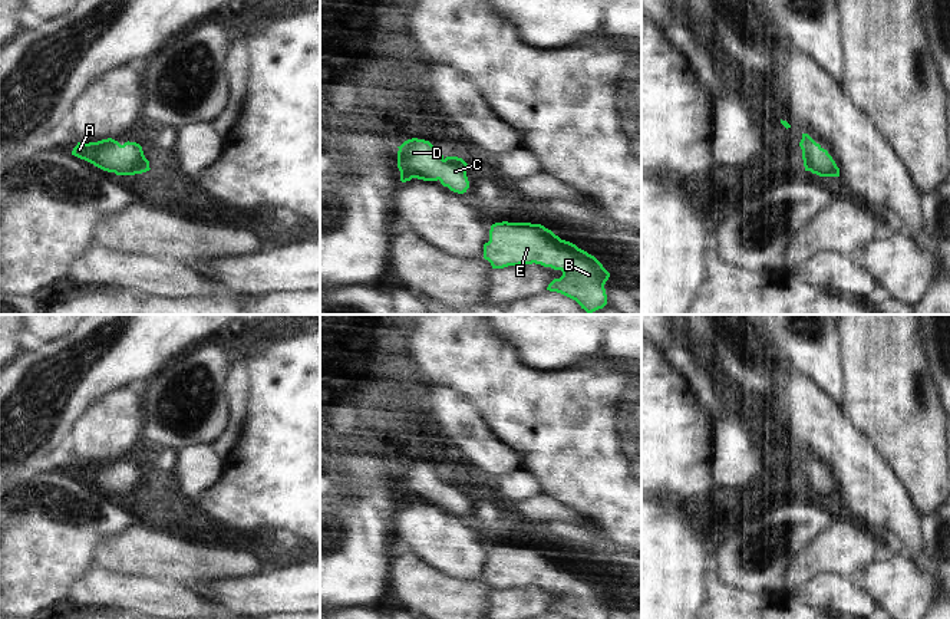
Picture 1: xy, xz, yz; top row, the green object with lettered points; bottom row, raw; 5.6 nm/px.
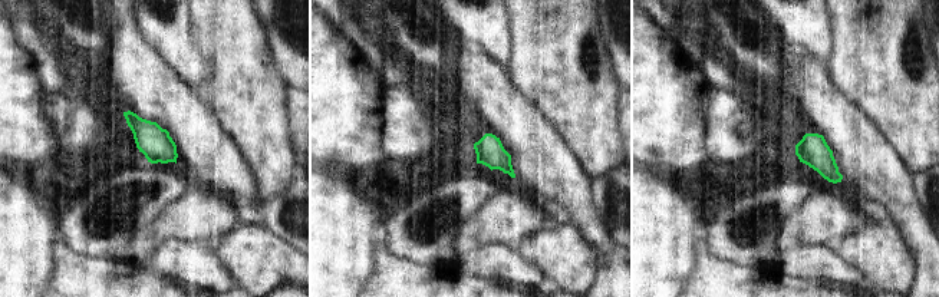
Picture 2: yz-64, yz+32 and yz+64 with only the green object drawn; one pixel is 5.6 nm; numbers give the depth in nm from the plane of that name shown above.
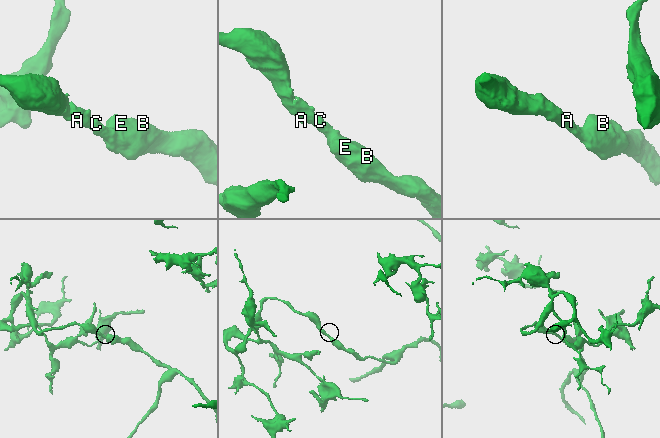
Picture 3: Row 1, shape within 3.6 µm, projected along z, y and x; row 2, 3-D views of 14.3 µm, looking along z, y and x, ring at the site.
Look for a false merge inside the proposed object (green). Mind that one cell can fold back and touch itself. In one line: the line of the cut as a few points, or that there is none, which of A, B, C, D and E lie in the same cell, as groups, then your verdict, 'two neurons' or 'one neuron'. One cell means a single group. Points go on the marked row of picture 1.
cut none; groups A B C D E; one neuron

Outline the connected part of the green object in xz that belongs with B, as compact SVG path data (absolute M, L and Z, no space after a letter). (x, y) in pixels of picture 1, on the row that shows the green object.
M492 224L489 241L484 244L484 259L492 269L535 263L561 270L563 276L554 279L547 290L575 300L587 315L607 304L604 284L610 273L594 256L561 240L541 224Z

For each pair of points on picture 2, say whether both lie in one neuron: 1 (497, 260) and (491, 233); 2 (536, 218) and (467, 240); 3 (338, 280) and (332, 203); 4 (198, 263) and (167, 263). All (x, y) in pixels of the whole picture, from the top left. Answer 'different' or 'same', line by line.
1: different
2: same
3: same
4: same

